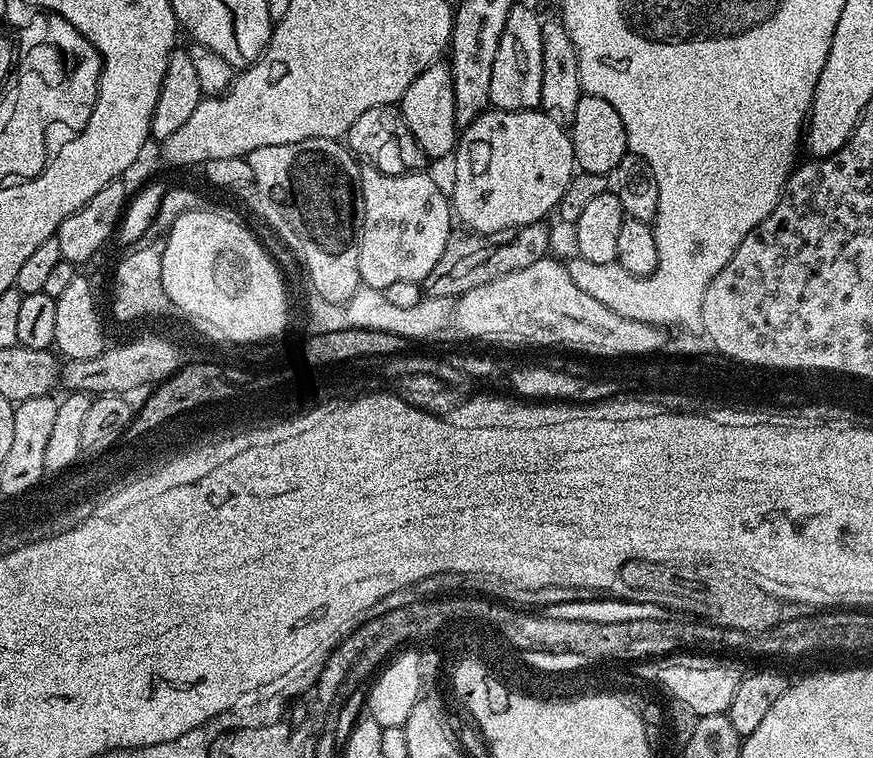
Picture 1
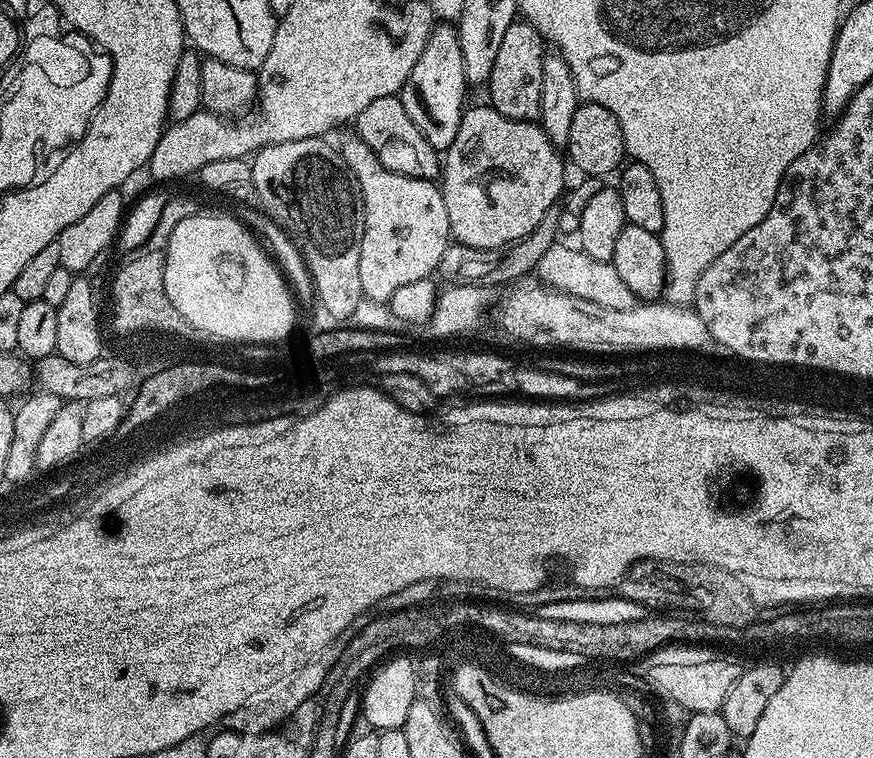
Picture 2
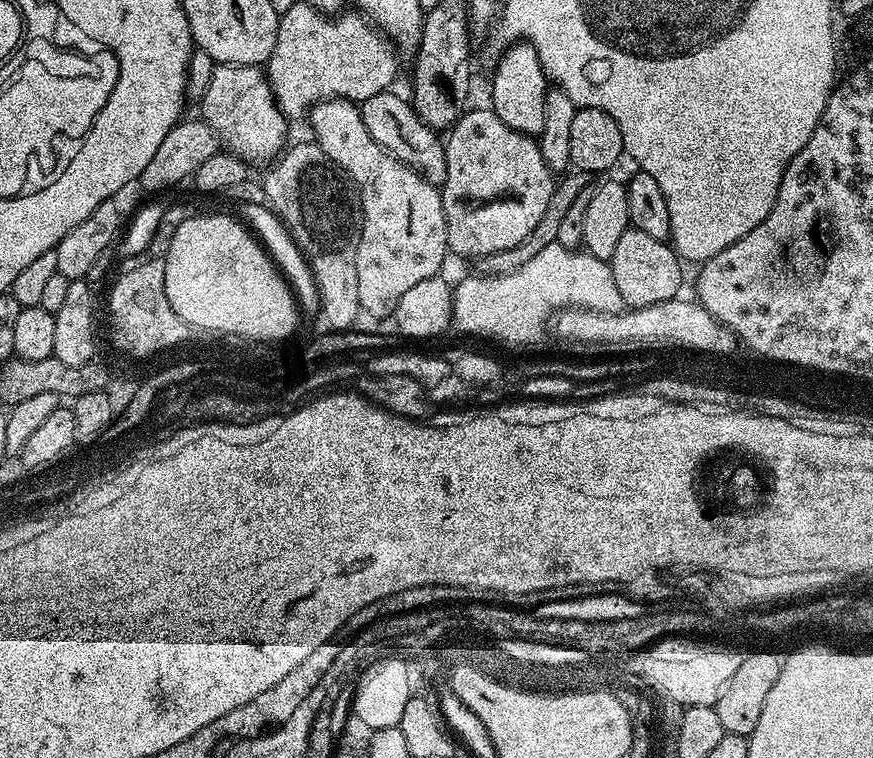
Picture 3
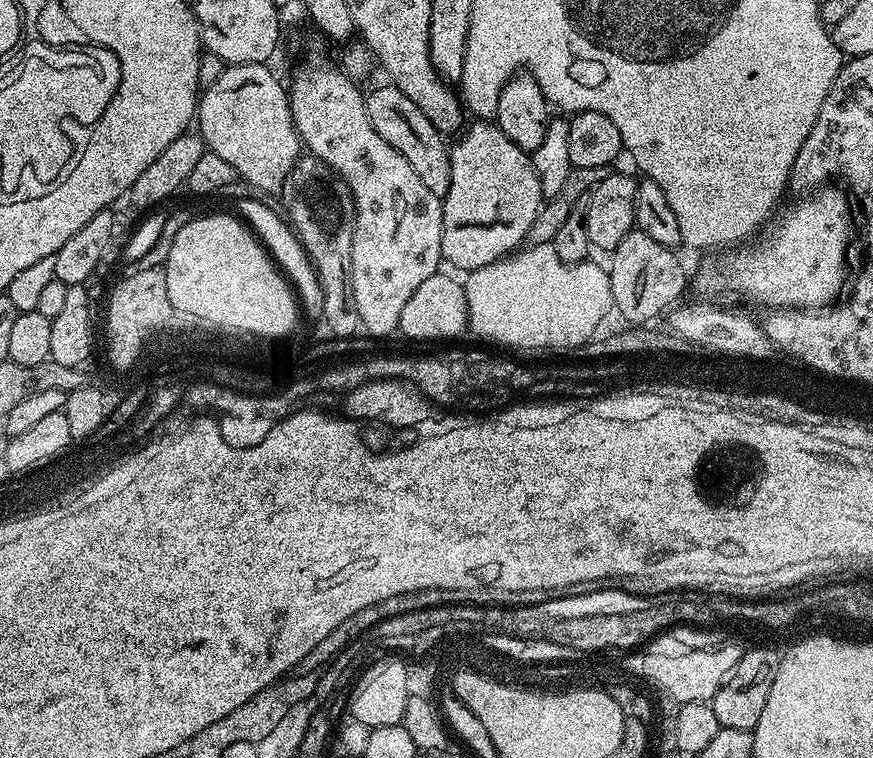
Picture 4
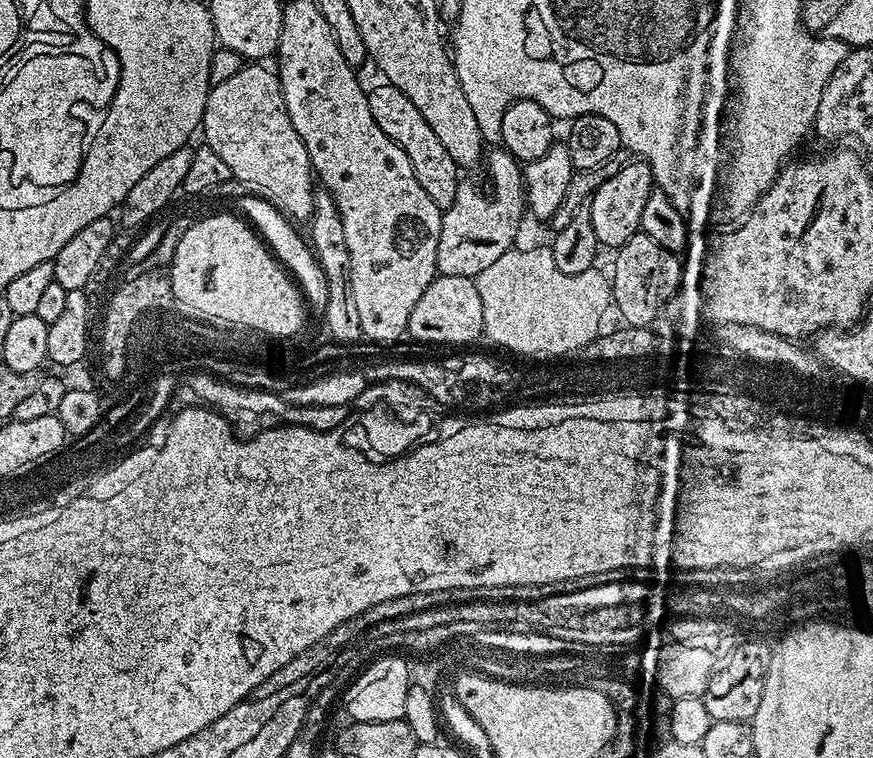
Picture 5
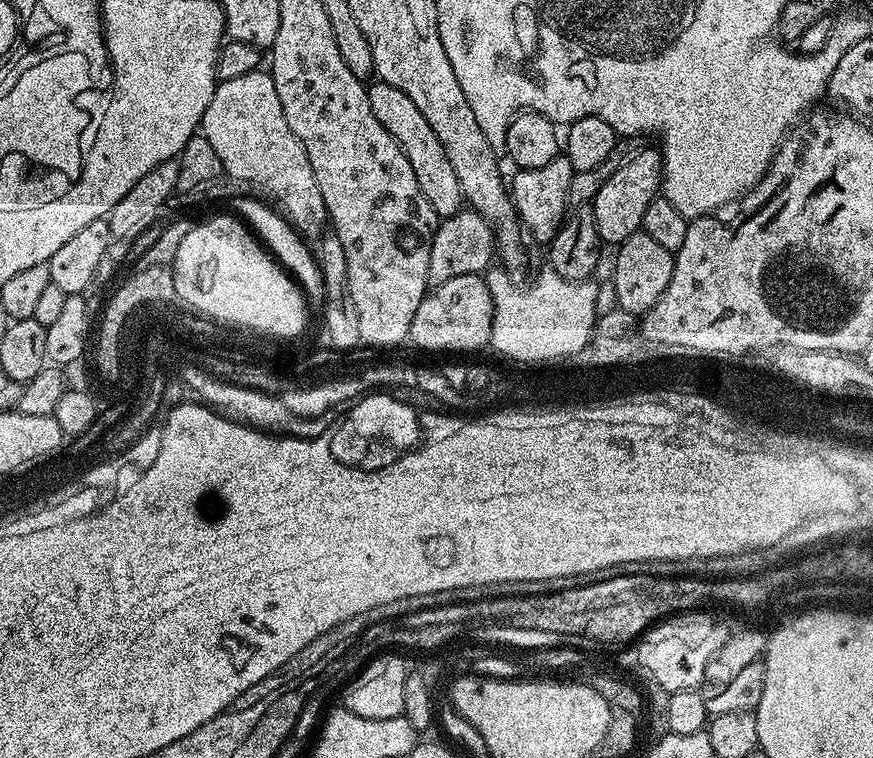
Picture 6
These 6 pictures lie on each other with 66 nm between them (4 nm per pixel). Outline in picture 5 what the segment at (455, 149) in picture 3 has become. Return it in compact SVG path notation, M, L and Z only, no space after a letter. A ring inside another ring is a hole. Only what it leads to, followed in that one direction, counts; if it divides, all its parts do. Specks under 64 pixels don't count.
M503 150L489 151L486 164L487 160L488 176L492 179L492 196L483 196L474 185L462 182L456 187L452 205L443 209L436 259L436 270L441 276L474 278L517 243L516 231L520 228L520 219L526 216L521 161L515 160L509 152Z

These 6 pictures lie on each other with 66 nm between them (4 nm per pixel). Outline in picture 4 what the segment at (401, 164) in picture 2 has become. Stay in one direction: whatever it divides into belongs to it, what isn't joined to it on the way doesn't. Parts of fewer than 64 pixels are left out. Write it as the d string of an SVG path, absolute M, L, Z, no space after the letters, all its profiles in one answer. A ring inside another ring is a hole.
M384 82L381 88L374 89L372 93L369 91L364 105L366 114L370 118L370 126L374 126L374 130L378 130L378 134L382 134L382 138L386 138L386 142L390 142L390 146L394 146L394 150L398 150L398 154L402 154L402 158L406 158L406 162L410 162L414 174L418 174L418 178L422 178L422 182L426 182L426 190L430 190L430 194L443 198L450 190L452 153L449 145L447 143L444 145L445 137L430 122L430 118L426 118L426 114L422 114L419 106L410 102L410 98L406 98L406 94L402 94L402 90L398 90L391 82Z

